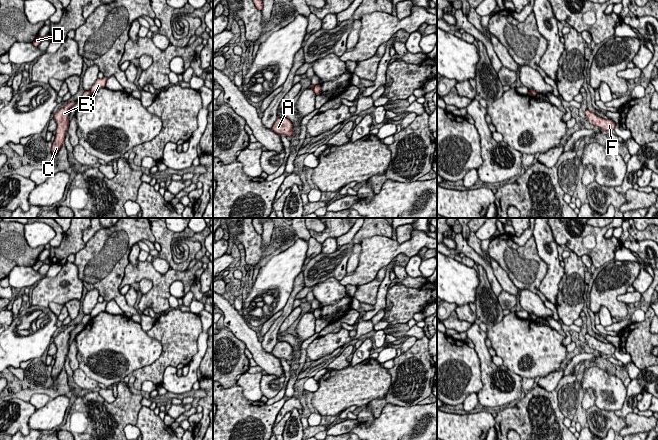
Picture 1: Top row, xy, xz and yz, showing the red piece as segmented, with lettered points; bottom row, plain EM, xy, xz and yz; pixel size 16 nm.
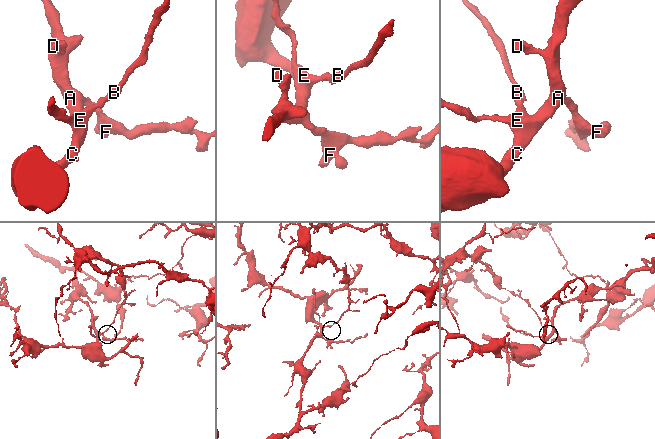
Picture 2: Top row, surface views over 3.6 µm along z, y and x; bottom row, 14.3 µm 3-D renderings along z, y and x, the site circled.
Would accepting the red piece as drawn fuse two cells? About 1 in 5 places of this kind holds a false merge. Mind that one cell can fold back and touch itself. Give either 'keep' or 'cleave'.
cleave

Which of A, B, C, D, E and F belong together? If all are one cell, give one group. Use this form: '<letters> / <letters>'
A C D E F / B

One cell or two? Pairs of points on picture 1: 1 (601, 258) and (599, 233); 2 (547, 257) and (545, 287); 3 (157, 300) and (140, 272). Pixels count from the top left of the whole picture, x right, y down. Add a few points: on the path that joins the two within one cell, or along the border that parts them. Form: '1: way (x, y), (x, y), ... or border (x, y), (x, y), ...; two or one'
1: way (601, 252), (601, 239); one
2: way (551, 264), (551, 280); one
3: way (158, 291), (158, 283), (149, 274); one

